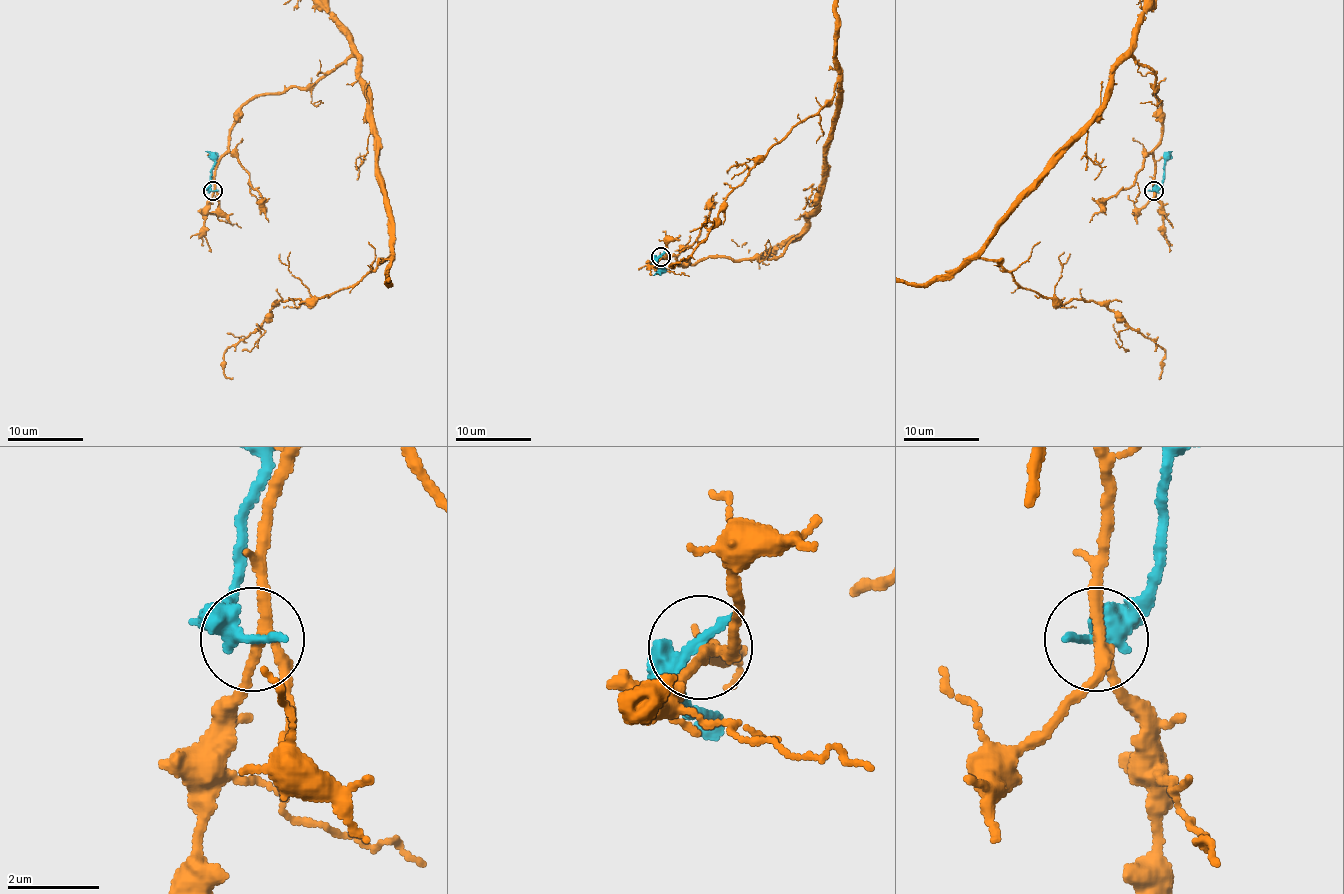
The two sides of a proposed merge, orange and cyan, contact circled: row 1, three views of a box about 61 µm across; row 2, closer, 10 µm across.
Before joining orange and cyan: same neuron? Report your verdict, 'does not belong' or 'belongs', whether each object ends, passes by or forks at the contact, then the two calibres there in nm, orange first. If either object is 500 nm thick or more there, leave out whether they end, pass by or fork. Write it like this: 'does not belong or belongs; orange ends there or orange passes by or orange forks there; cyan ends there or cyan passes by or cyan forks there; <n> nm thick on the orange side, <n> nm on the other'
does not belong; orange forks there; cyan ends there; 220 nm thick on the orange side, 420 nm on the other

